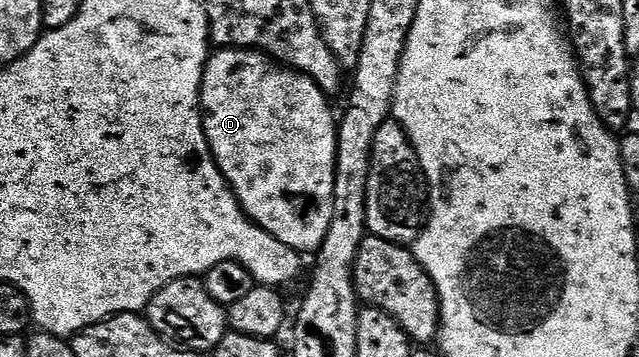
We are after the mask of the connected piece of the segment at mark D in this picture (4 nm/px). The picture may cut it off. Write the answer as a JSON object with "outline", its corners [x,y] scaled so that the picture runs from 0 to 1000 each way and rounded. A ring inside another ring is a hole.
{"outline":[[[344,137],[327,151],[326,176],[319,185],[319,213],[313,241],[313,319],[319,325],[319,370],[326,412],[332,420],[335,451],[351,490],[351,504],[369,543],[369,560],[382,588],[383,602],[402,625],[416,653],[423,653],[441,686],[471,709],[499,706],[504,675],[510,675],[510,653],[516,653],[516,619],[523,608],[523,507],[526,504],[526,370],[529,333],[520,325],[515,269],[482,210],[471,210],[449,182],[427,171],[421,157],[399,137]]]}

